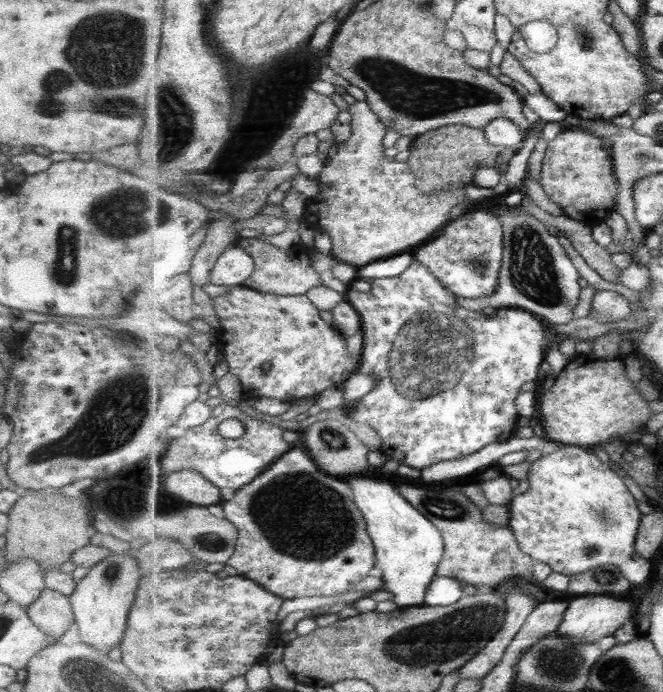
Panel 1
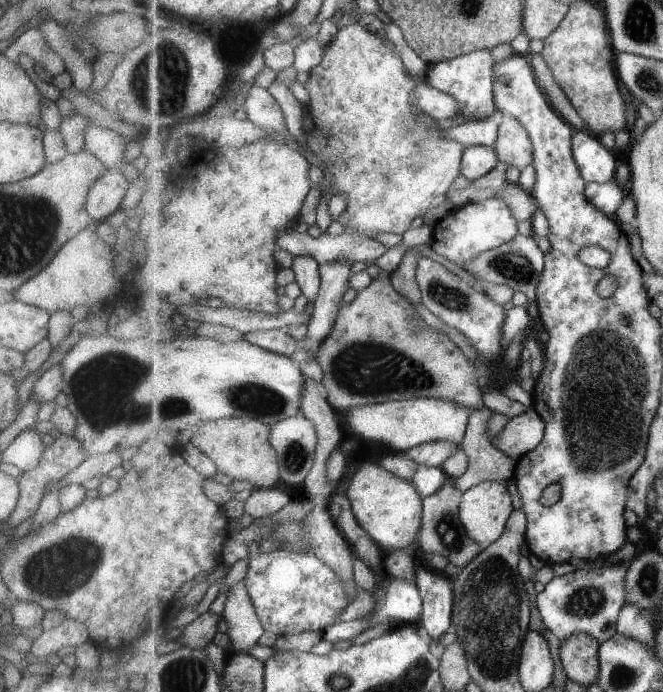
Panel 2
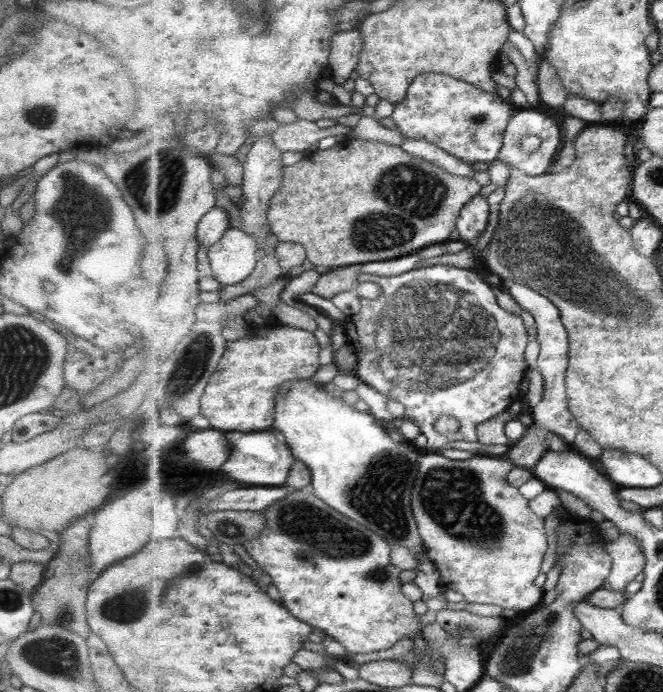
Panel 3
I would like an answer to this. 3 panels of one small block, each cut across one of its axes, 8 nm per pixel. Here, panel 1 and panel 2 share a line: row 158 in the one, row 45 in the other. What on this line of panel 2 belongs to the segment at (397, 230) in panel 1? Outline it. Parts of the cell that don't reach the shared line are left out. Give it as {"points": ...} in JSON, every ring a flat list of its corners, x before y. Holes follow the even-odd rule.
{"points":[[359,21,349,24,339,30,336,34,336,39,332,45,329,45,324,50,322,61,312,68,308,74,308,81,303,87,308,91,310,99,306,105,302,105,302,128,308,139,308,150,311,150,318,158,326,165,328,171,328,186,332,189,329,195,326,196,330,199,336,194,345,194,347,198,347,205,343,211,343,222,345,223,345,232,351,234,357,233,358,235,373,239,375,234,379,232,392,232,395,234,405,234,411,228,411,222,417,216,425,216,429,208,435,207,439,204,439,199,444,196,449,188,453,187,453,180,462,174,462,158,464,157,465,146,463,143,455,139,448,139,443,130,437,129,435,119,427,114,421,107,418,107,414,93,421,85,429,85,431,82,430,73,433,70,432,65,425,64,425,70,419,74,411,74,403,60,401,54,391,42,387,42,379,35,364,27]]}

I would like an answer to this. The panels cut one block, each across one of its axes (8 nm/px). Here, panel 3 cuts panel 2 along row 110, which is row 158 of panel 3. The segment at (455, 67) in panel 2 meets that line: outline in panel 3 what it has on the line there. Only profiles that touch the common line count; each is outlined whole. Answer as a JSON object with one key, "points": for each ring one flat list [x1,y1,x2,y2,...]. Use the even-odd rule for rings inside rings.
{"points":[[423,73,416,76,404,102,397,103,392,120,400,132,426,140,465,162,493,162,500,156,505,133,517,107,497,93,455,78,453,75]]}

